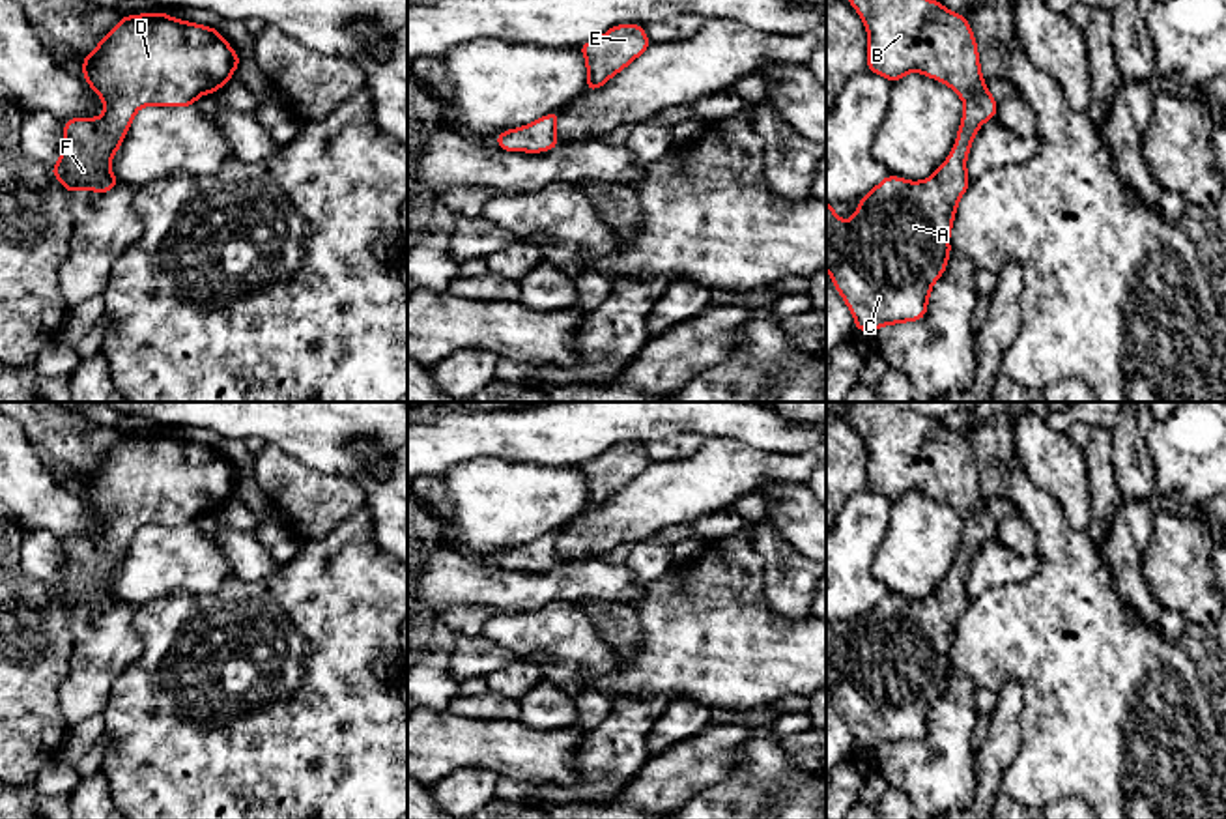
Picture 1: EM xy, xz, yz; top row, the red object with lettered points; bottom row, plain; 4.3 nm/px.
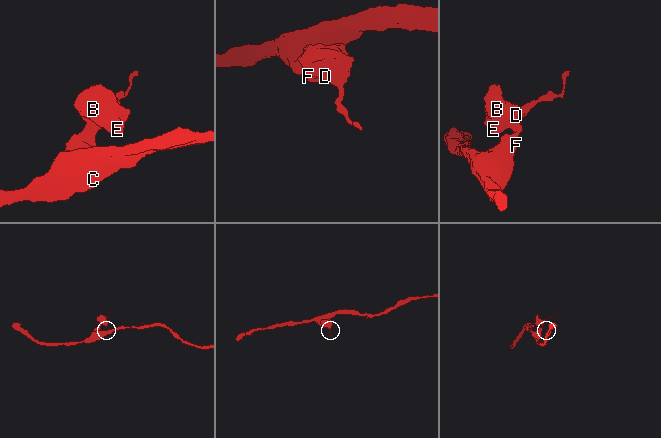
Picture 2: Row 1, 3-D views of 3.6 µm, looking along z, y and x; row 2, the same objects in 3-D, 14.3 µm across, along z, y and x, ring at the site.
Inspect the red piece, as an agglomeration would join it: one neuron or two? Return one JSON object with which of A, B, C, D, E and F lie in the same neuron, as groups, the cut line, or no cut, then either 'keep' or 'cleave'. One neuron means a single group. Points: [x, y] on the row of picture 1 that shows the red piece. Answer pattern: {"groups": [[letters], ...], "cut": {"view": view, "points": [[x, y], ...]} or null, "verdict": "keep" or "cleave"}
{"groups": [["A", "B", "C", "D", "E", "F"]], "cut": null, "verdict": "keep"}

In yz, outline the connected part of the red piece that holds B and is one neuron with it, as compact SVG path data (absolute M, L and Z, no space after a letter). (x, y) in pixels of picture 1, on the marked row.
M848 0L860 13L867 36L867 69L882 75L891 84L906 73L923 73L948 84L962 101L964 112L957 131L957 140L942 166L925 181L906 181L897 176L886 176L858 204L852 219L841 221L835 209L826 202L826 271L854 316L858 331L875 331L882 325L918 322L927 314L927 301L933 284L942 277L951 252L949 232L961 196L970 185L966 174L966 155L981 123L996 118L996 99L981 77L977 43L962 13L953 13L934 0Z

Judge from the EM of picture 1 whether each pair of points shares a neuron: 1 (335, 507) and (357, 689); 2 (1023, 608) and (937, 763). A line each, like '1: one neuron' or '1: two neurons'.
1: two neurons
2: two neurons

